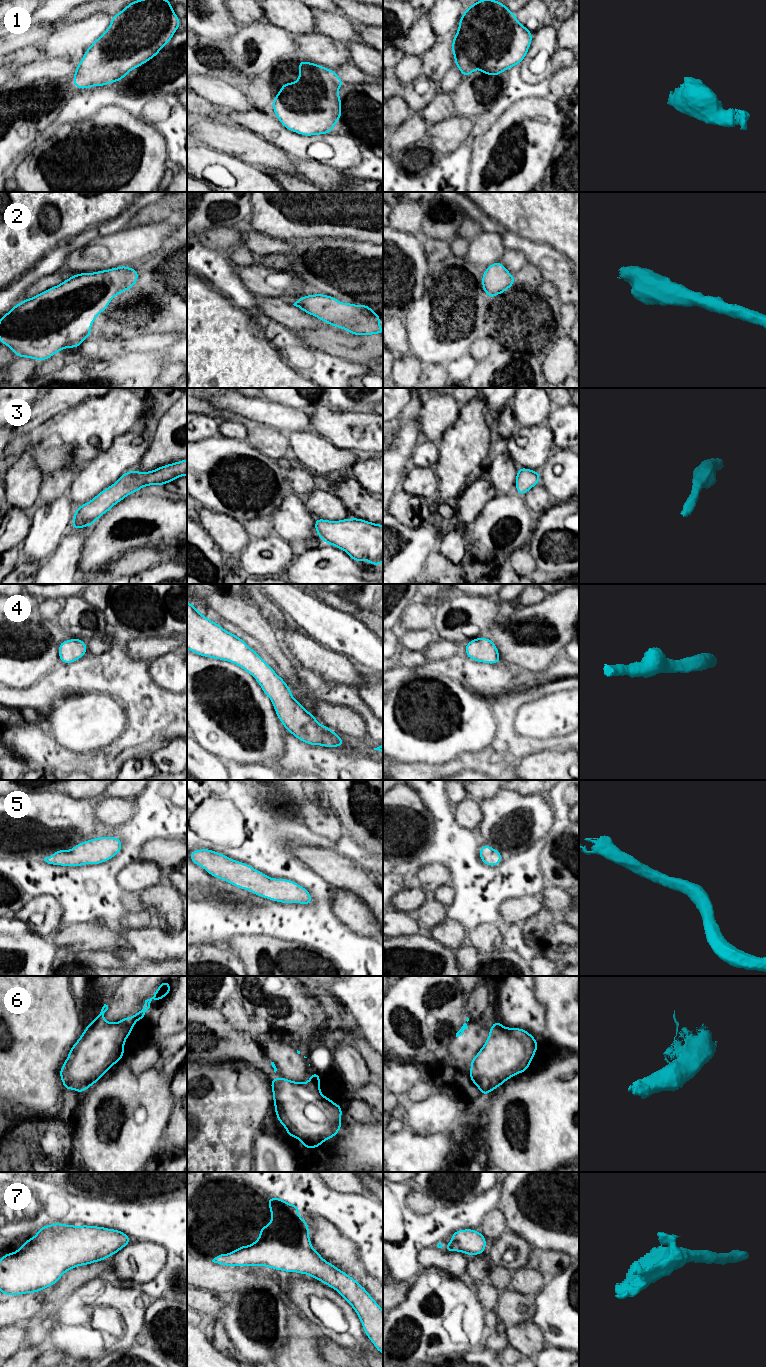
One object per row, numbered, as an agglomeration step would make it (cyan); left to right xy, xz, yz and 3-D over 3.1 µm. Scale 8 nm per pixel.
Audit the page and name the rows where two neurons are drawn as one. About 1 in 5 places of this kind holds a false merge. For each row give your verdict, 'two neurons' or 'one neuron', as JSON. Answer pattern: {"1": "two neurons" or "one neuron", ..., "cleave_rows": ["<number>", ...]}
{"1": "one neuron", "2": "one neuron", "3": "one neuron", "4": "one neuron", "5": "one neuron", "6": "one neuron", "7": "one neuron", "cleave_rows": []}

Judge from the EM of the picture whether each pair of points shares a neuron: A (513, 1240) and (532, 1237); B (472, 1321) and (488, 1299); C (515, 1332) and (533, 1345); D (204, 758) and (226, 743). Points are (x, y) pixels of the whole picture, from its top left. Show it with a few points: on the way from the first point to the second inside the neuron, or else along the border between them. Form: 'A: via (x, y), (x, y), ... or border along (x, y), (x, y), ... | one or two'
A: border along (517, 1234), (519, 1236) | two
B: border along (473, 1285), (477, 1298), (486, 1311) | two
C: via (519, 1335), (524, 1336), (529, 1341) | one
D: border along (199, 743), (220, 759) | two

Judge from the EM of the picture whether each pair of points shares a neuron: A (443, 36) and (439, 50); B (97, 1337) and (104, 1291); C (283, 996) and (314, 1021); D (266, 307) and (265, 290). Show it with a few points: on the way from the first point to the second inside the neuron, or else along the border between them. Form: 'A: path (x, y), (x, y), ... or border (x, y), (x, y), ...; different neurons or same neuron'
A: border (435, 42), (441, 42), (445, 45); different neurons
B: path (97, 1326), (99, 1302); same neuron
C: path (291, 1004), (306, 1019); same neuron
D: border (256, 295), (277, 299); different neurons

